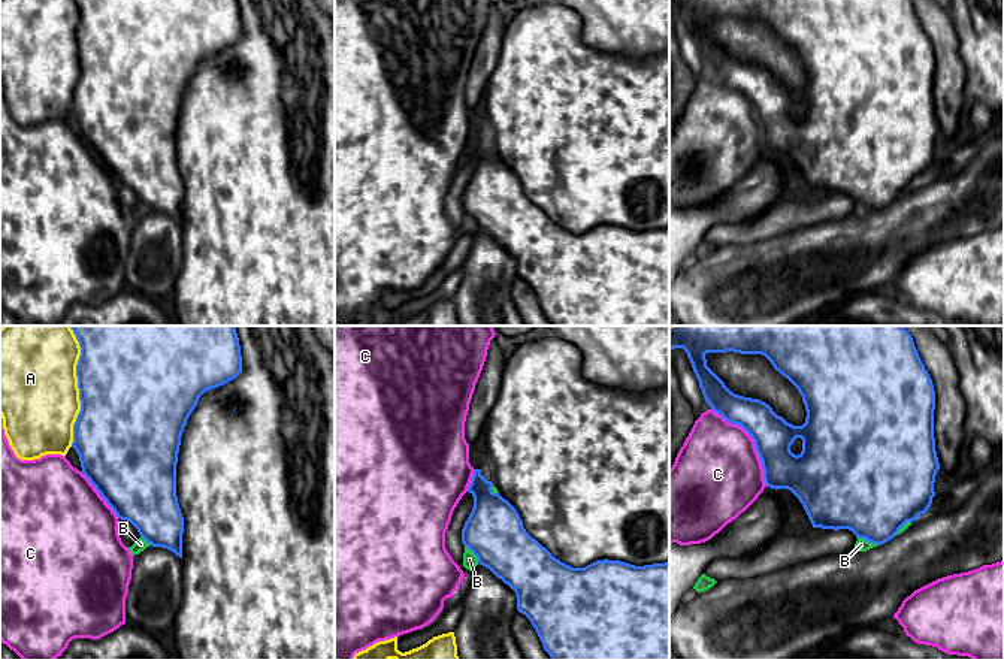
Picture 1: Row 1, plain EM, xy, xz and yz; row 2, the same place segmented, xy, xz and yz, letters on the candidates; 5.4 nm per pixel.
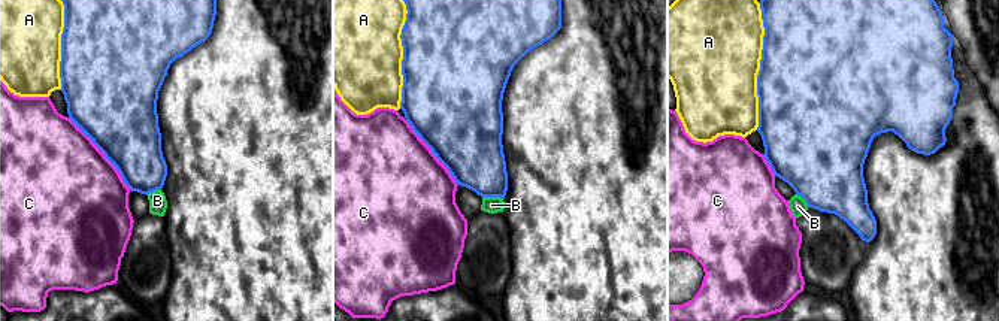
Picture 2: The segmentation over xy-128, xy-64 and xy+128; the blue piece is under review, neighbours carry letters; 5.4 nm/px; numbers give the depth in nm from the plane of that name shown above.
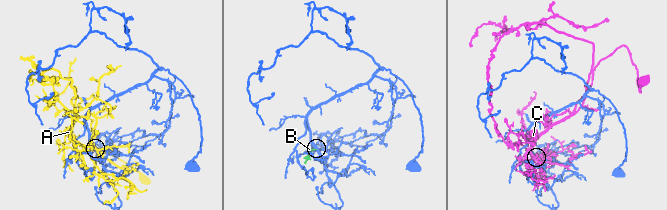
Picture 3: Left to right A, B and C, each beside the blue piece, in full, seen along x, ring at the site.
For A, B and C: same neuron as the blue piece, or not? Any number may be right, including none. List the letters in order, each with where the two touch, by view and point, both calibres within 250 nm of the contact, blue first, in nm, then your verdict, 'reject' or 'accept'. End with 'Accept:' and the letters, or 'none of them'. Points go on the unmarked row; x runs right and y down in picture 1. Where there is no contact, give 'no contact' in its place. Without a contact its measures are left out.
A: meets blue in xy at (79, 56); 500 nm thick on the blue side, 460 nm on the other; reject
B: meets blue in yz at (868, 205); 460 nm thick on the blue side, 70 nm on the other; reject
C: meets blue in yz at (753, 105); 220 nm thick on the blue side, 460 nm on the other; reject
Accept: none of them

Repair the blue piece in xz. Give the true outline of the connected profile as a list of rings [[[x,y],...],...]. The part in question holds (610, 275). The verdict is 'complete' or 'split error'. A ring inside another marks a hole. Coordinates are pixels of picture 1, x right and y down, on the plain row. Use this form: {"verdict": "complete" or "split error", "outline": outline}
{"verdict": "complete", "outline": [[[474,134],[474,140],[468,152],[468,157],[474,161],[474,172],[462,194],[462,208],[477,221],[480,230],[489,233],[515,257],[518,278],[524,279],[530,285],[544,315],[553,326],[669,326],[669,227],[635,232],[620,226],[604,224],[584,233],[572,233],[556,224],[545,212],[532,203],[523,193],[523,187],[515,173],[499,158],[495,158],[492,152],[493,148],[481,139],[481,134]]]}

